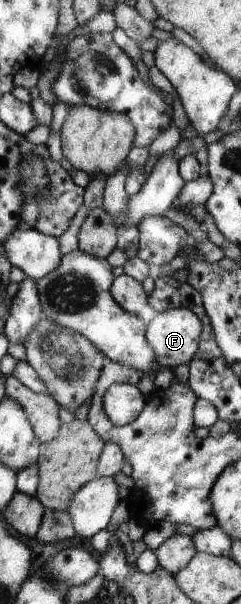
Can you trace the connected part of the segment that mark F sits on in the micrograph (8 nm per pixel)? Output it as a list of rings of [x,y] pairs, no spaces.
[[[184,307],[168,308],[159,312],[148,325],[146,325],[145,337],[148,345],[152,347],[154,359],[159,368],[176,369],[180,365],[190,363],[198,351],[198,345],[202,334],[202,323],[190,309]]]

